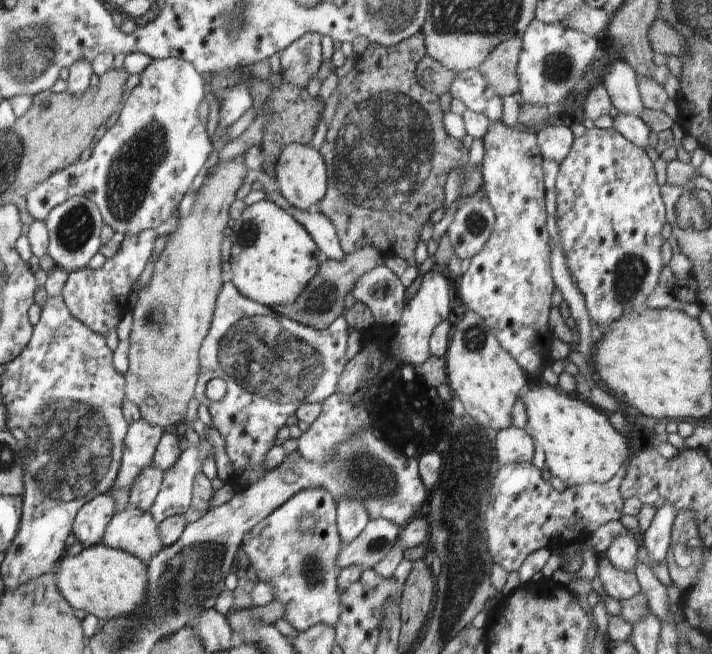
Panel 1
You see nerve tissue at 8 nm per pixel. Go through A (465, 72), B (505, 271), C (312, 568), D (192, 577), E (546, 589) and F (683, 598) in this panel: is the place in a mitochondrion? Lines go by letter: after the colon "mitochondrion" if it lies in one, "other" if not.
A: other
B: other
C: mitochondrion
D: mitochondrion
E: other
F: other

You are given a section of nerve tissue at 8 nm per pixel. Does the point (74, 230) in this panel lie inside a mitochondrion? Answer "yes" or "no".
yes

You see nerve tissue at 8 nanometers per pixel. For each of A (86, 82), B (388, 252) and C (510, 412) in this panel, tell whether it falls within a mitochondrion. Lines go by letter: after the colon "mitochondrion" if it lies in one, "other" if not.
A: other
B: other
C: other

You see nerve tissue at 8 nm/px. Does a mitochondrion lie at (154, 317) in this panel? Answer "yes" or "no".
yes

